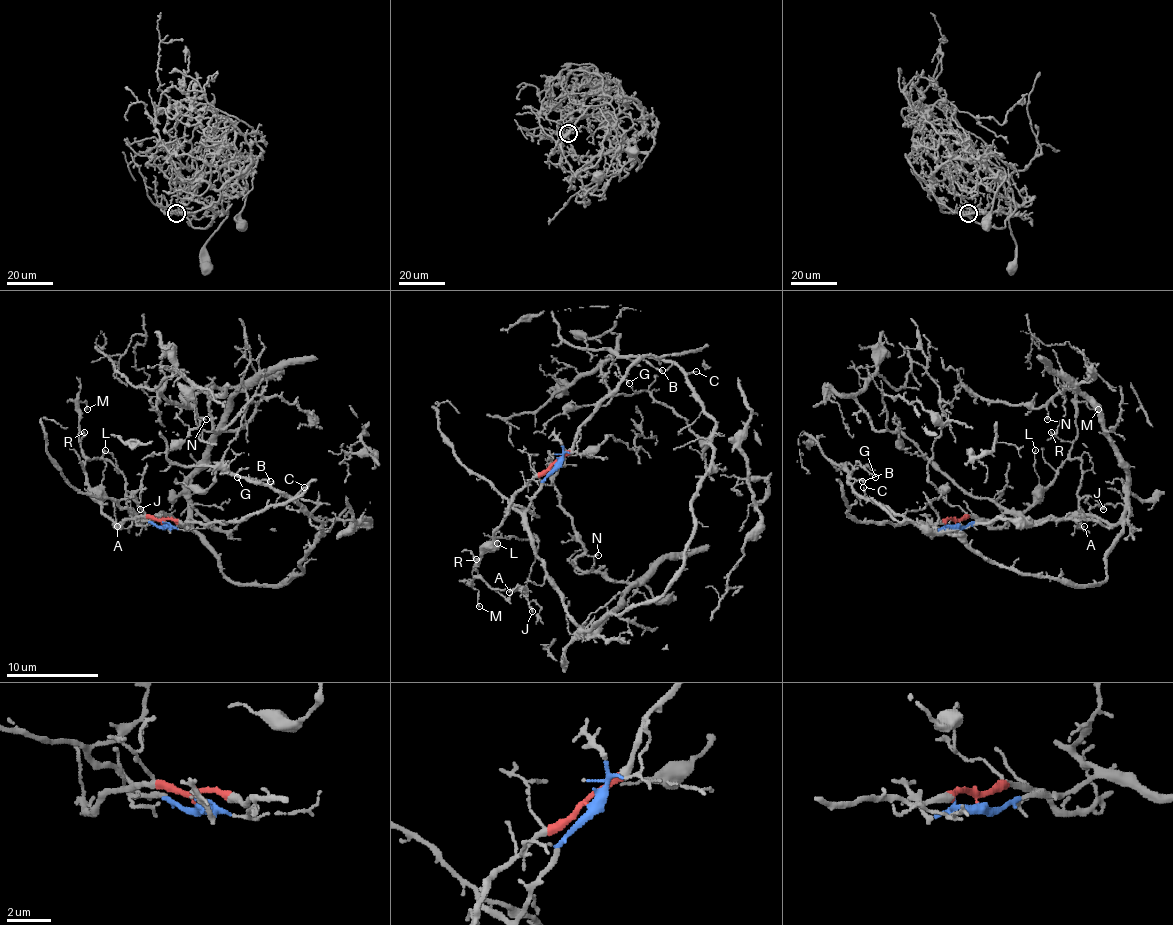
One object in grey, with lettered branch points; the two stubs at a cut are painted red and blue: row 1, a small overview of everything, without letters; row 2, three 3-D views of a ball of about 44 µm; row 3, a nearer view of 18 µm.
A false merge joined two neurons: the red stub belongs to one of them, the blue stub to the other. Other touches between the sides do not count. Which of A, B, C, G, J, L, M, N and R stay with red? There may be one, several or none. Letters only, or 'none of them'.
A, J, L, M, R

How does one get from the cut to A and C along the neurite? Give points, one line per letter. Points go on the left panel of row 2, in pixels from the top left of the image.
A: (163, 523), (133, 516), (119, 528), (94, 498), (87, 459), (108, 459), (124, 475), (131, 523), (117, 525)
C: (163, 525), (133, 514), (186, 523), (232, 580), (280, 585), (321, 534), (293, 498), (305, 486)

